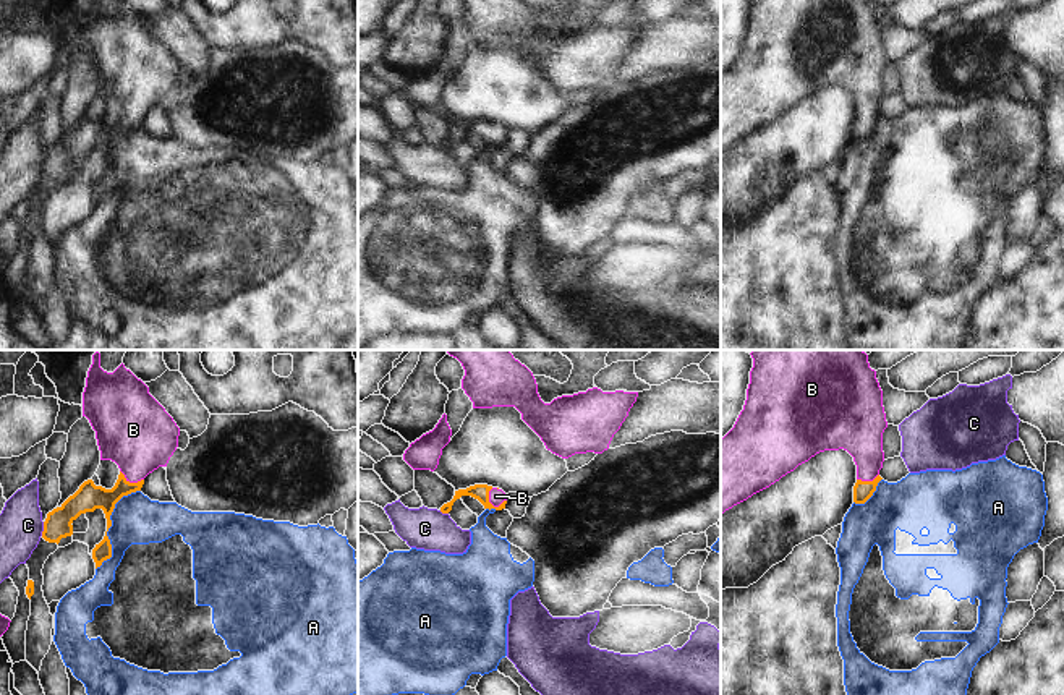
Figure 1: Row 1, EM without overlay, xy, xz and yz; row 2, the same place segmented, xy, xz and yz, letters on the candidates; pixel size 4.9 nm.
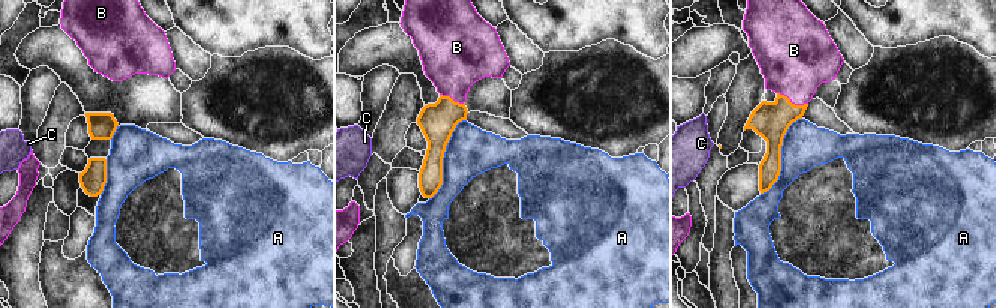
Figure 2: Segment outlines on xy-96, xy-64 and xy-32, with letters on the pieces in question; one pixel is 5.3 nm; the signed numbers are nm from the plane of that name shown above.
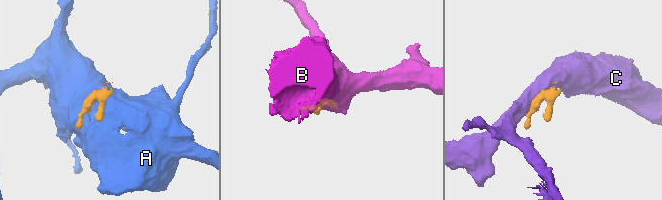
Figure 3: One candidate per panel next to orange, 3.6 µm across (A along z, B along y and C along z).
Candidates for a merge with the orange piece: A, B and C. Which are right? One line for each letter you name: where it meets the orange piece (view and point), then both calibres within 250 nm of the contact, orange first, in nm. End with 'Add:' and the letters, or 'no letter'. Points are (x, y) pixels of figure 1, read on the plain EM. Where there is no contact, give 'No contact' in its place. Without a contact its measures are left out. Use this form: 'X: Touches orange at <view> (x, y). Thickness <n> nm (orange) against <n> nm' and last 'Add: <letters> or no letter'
B: Touches orange at xz (488, 136). Thickness 80 nm (orange) against 80 nm
Add: B

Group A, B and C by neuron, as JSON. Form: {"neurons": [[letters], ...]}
{"neurons": [["A"], ["B"], ["C"]]}

